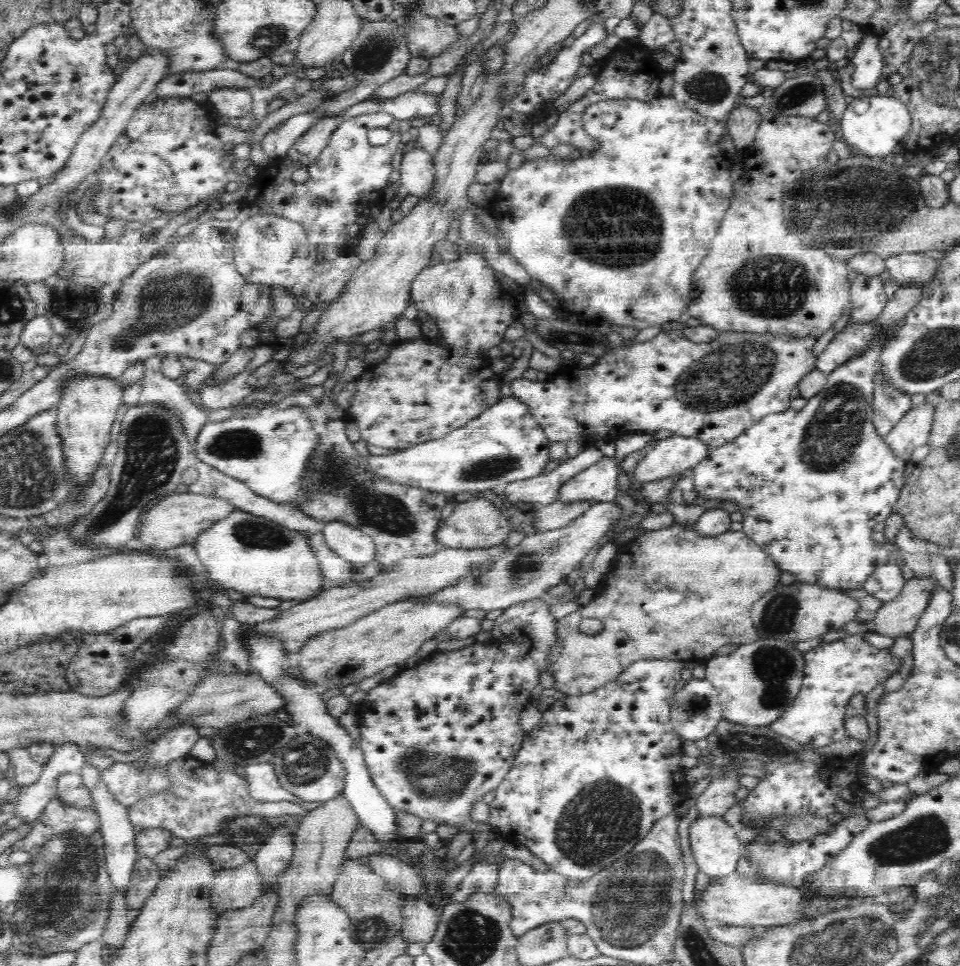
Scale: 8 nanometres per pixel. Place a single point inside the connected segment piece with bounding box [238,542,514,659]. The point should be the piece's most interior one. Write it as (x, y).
(339, 606)

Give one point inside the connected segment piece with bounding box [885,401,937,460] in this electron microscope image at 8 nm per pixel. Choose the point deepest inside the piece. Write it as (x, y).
(914, 428)

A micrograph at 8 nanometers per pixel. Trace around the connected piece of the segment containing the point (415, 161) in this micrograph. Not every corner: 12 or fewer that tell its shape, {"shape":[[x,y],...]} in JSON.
{"shape":[[416,146],[402,155],[403,191],[422,199],[433,184],[433,155]]}

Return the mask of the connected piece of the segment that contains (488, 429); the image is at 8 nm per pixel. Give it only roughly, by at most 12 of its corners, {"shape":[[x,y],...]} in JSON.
{"shape":[[510,396],[442,438],[370,455],[450,496],[541,475],[547,438]]}

